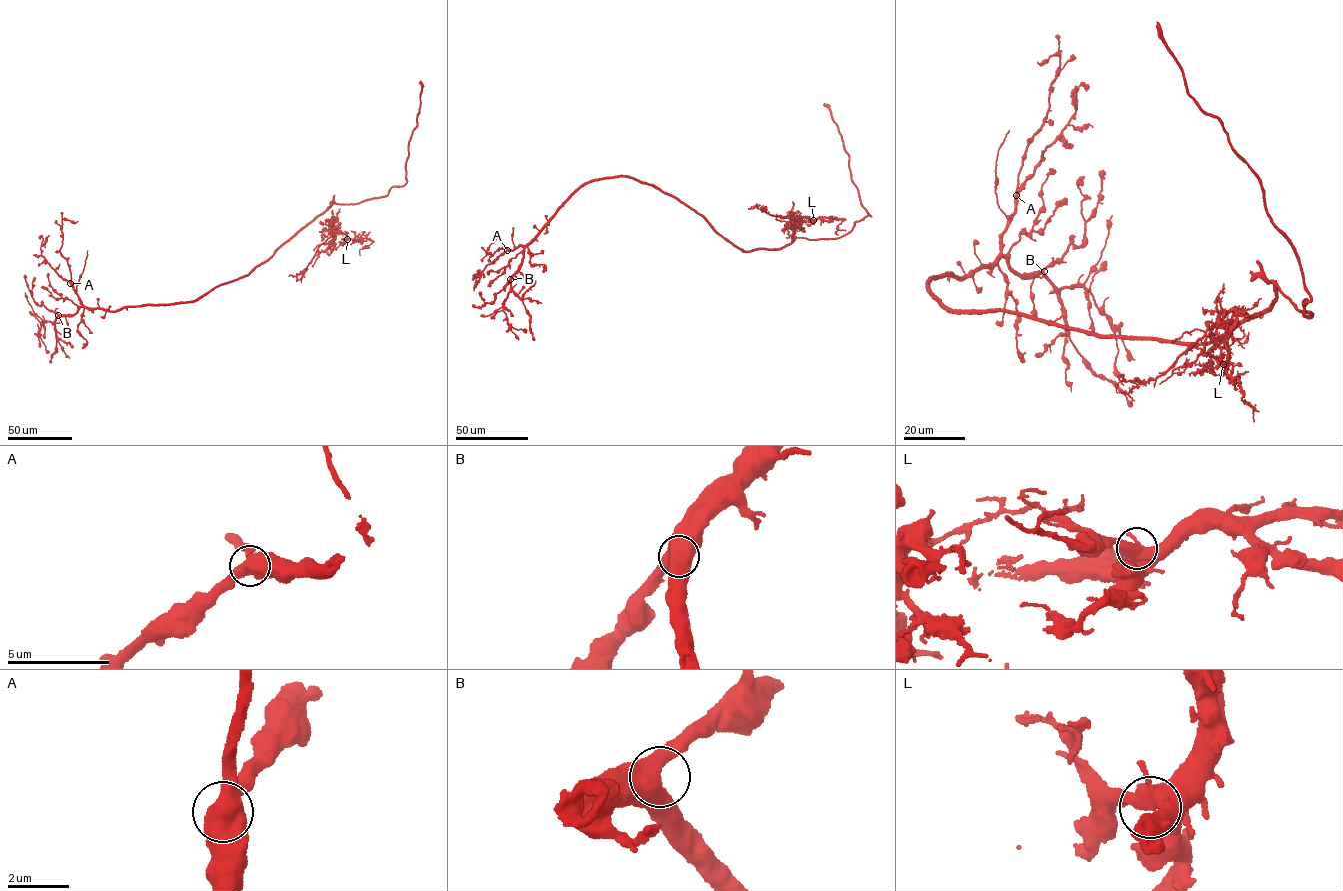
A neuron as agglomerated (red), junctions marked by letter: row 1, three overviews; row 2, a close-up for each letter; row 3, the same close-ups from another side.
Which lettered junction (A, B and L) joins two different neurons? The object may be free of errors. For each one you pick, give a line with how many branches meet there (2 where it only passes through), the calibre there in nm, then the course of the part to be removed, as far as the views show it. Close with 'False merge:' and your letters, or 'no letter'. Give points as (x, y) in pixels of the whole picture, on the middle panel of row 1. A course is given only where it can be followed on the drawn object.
False merge: no letter

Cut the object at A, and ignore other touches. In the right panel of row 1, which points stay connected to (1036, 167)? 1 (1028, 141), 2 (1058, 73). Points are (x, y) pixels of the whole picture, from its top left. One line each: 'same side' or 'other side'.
1: other side
2: other side

